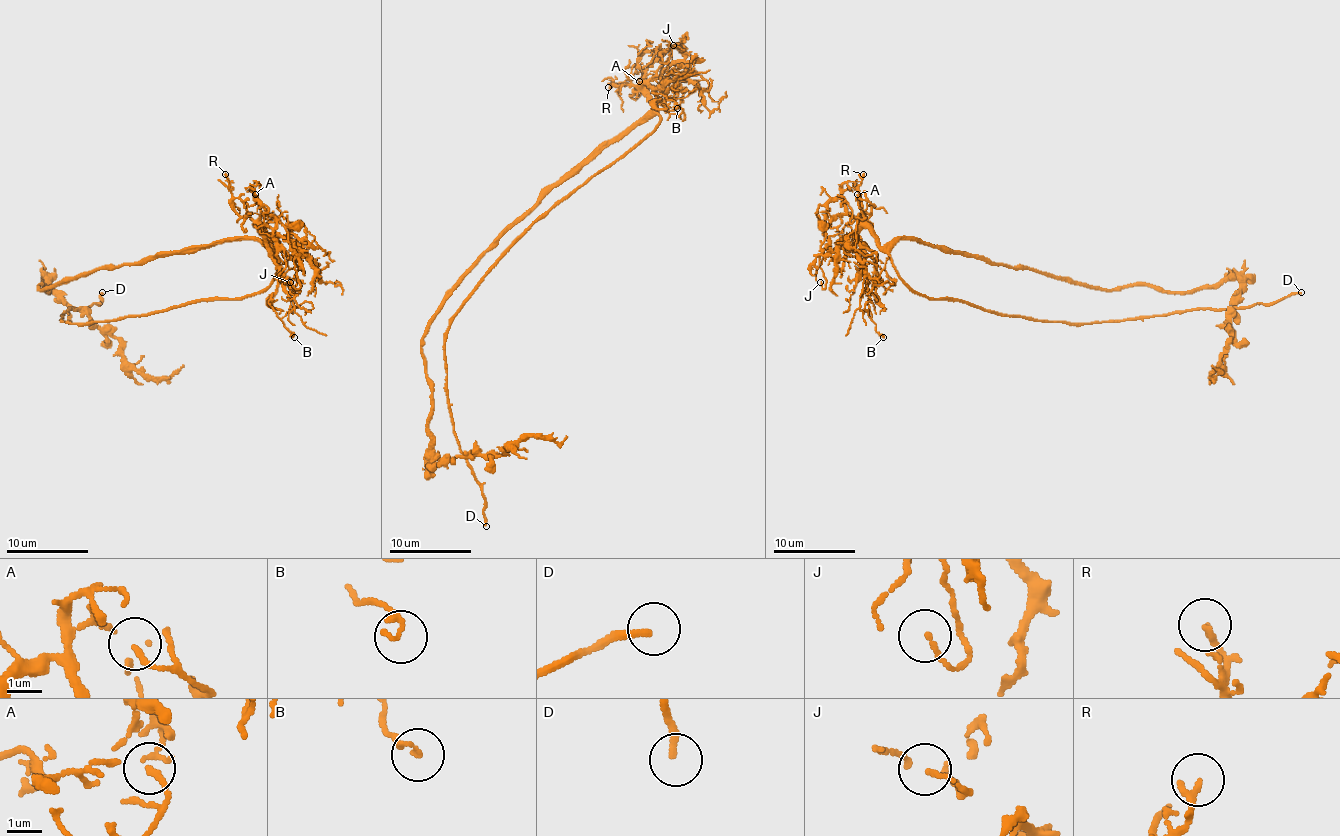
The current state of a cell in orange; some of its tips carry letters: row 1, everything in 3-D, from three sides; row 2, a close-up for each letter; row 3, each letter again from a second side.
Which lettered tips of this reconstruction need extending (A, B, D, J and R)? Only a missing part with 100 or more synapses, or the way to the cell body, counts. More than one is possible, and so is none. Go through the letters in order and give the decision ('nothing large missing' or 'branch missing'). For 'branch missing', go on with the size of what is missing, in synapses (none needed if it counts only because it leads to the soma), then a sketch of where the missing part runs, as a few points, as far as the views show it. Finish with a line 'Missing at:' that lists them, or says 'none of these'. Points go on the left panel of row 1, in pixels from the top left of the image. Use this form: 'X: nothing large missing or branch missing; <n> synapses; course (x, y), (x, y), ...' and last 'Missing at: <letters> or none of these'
A: nothing large missing
B: nothing large missing
D: branch missing; course (102, 292), (117, 310), (104, 314), (84, 314), (78, 308)
J: nothing large missing
R: nothing large missing
Missing at: D

